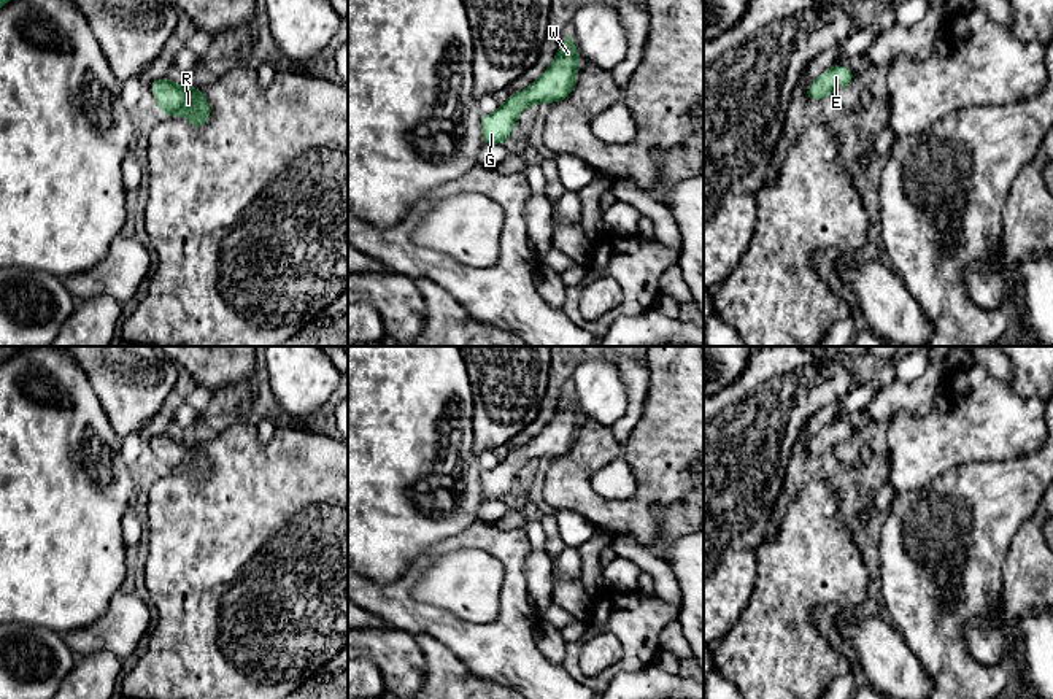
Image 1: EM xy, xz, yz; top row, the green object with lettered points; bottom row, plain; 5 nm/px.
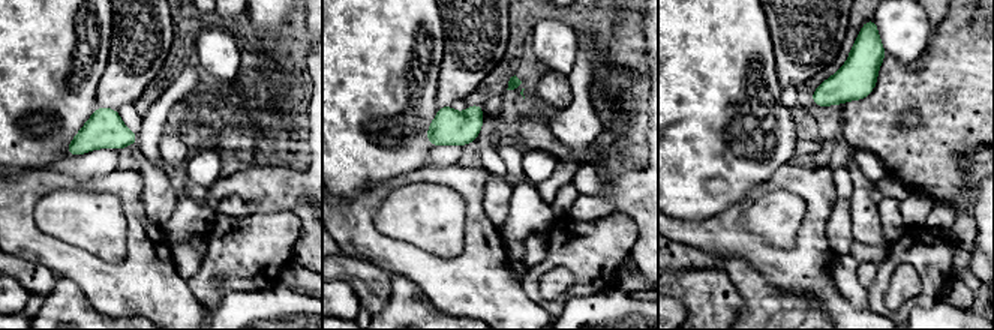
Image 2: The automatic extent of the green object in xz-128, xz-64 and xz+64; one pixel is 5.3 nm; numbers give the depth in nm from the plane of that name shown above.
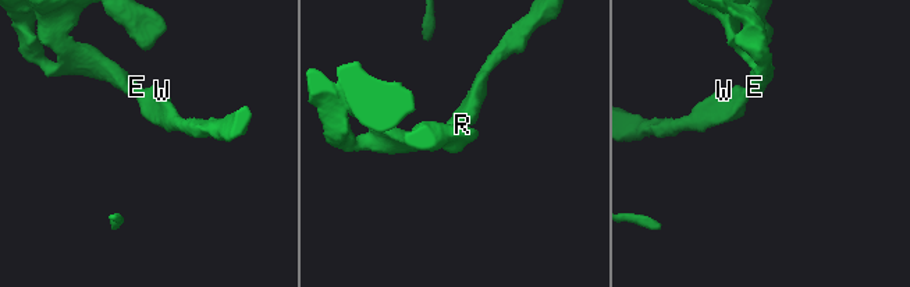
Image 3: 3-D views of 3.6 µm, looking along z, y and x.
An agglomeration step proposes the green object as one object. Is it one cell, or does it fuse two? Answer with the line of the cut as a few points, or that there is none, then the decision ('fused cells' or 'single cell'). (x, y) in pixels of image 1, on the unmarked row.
no cut | single cell

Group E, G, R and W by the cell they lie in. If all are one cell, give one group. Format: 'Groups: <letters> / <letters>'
Groups: E G R W

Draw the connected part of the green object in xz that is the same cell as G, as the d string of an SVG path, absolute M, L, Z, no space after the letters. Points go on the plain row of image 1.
M570 389L559 400L556 415L529 443L508 453L492 470L481 472L481 494L484 500L503 500L516 483L518 470L529 461L542 458L561 458L567 454L575 442L578 427L577 418L581 413Z

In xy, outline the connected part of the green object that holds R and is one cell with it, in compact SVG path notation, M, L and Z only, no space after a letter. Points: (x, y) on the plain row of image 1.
M165 432L149 440L157 456L159 469L167 472L186 472L192 485L202 485L210 475L210 461L199 440L187 445L184 440L173 440Z

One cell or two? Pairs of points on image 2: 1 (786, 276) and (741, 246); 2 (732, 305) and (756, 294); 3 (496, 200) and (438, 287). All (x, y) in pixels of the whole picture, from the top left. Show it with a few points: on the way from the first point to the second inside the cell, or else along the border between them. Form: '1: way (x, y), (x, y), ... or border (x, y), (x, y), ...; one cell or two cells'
1: way (775, 266), (751, 248); one cell
2: border (724, 270), (742, 299), (742, 314); two cells
3: border (488, 180), (483, 189), (483, 212), (498, 230); two cells

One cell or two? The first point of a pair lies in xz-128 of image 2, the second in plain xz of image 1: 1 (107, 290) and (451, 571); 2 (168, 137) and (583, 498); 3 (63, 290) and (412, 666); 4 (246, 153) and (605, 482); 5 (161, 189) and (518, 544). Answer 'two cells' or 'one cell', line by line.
1: two cells
2: two cells
3: two cells
4: one cell
5: two cells

